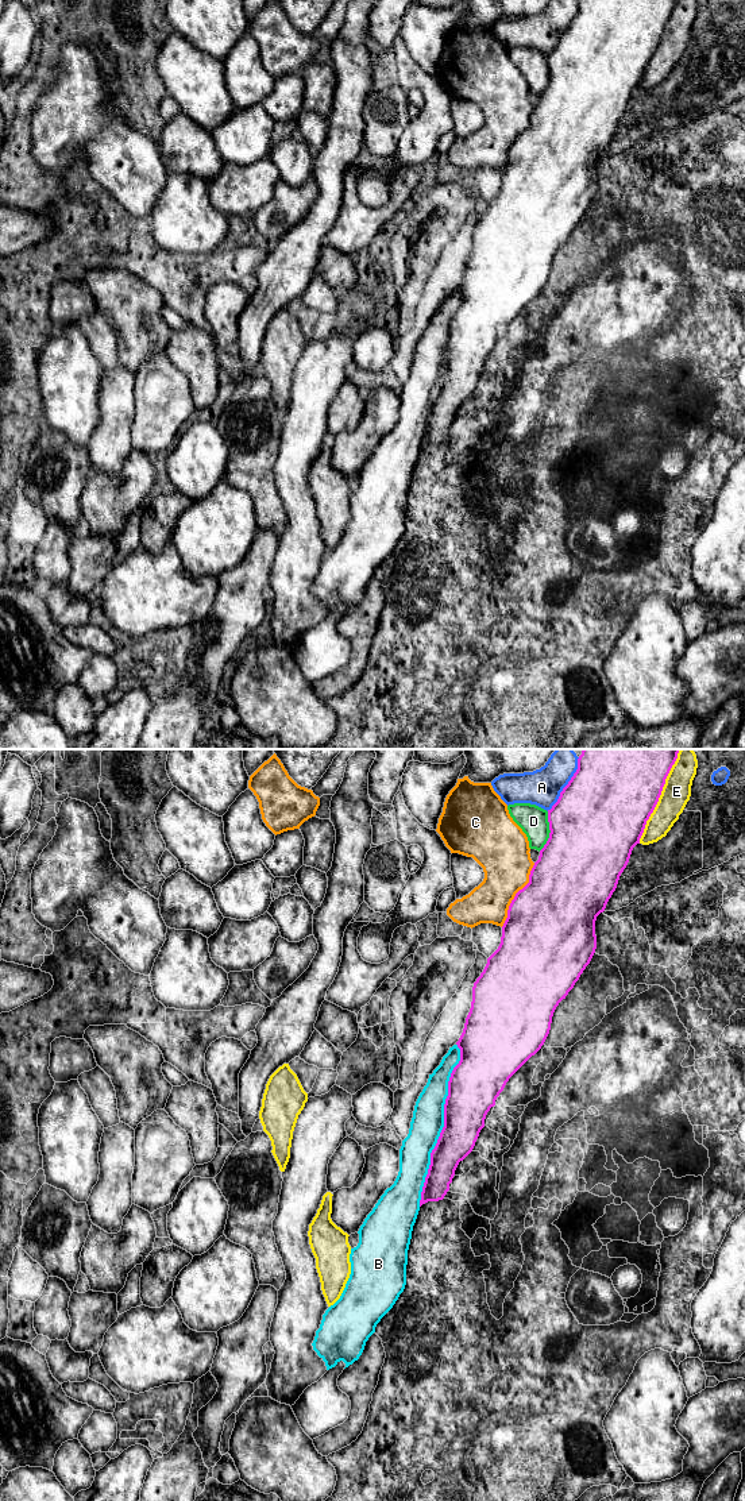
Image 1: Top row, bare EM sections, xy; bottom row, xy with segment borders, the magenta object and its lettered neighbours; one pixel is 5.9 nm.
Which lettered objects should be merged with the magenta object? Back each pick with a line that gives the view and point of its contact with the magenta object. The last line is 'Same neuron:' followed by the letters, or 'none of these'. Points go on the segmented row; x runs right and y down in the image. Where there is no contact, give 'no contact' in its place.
B: xy (444, 1125)
Same neuron: B

